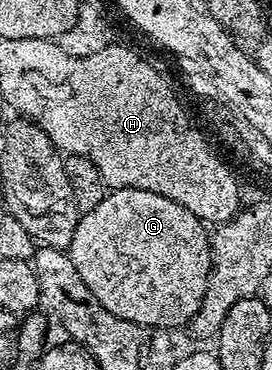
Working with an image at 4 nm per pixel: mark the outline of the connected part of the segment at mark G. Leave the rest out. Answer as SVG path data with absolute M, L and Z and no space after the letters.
M119 187L106 193L95 209L78 218L67 253L99 305L115 313L115 317L140 327L181 329L192 324L207 291L213 262L209 252L211 235L205 230L203 220L195 217L191 209L179 205L179 201L143 189Z

